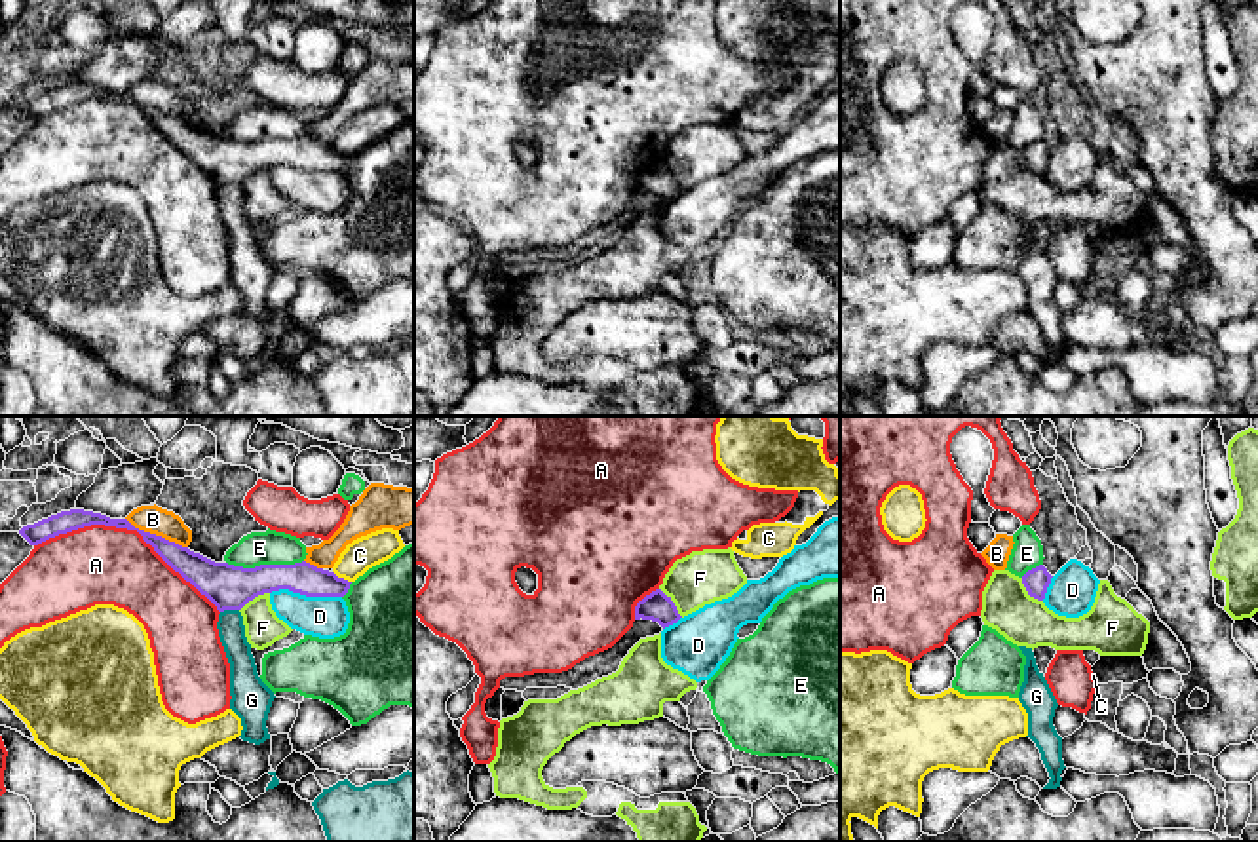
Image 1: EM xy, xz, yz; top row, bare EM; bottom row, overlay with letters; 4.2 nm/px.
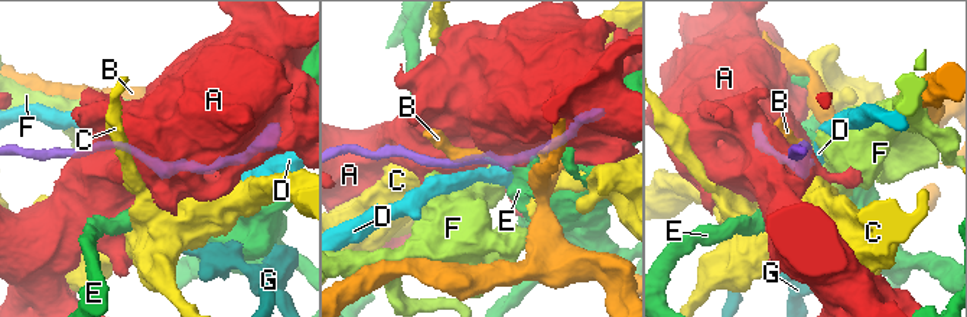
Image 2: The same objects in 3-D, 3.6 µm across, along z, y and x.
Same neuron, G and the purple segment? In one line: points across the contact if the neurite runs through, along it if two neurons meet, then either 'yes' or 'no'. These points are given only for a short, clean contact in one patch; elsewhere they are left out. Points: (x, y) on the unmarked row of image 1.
border along xy (238, 183), (221, 187); no

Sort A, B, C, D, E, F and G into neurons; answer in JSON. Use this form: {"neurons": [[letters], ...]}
{"neurons": [["A"], ["B"], ["C"], ["D"], ["E"], ["F"], ["G"]]}

